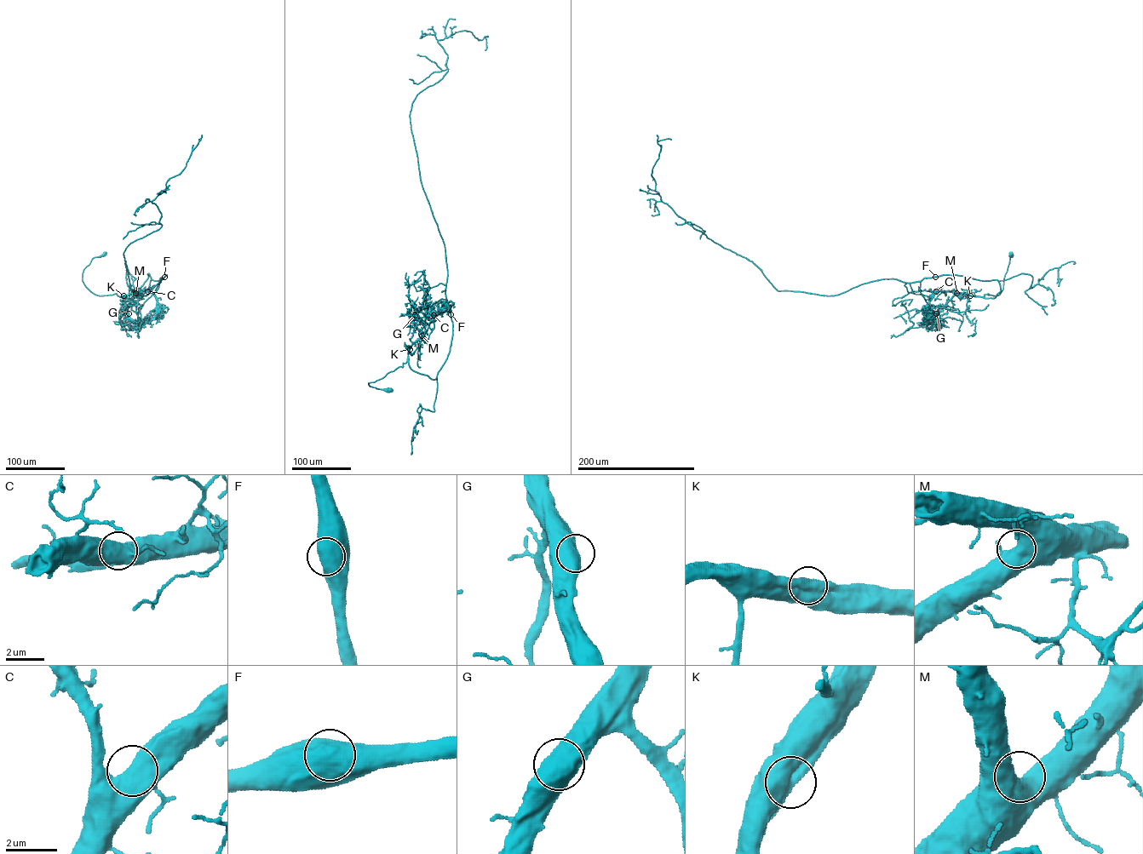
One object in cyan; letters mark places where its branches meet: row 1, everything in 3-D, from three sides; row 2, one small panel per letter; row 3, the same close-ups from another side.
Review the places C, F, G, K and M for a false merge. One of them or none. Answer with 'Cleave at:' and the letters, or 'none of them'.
Cleave at: none of them

